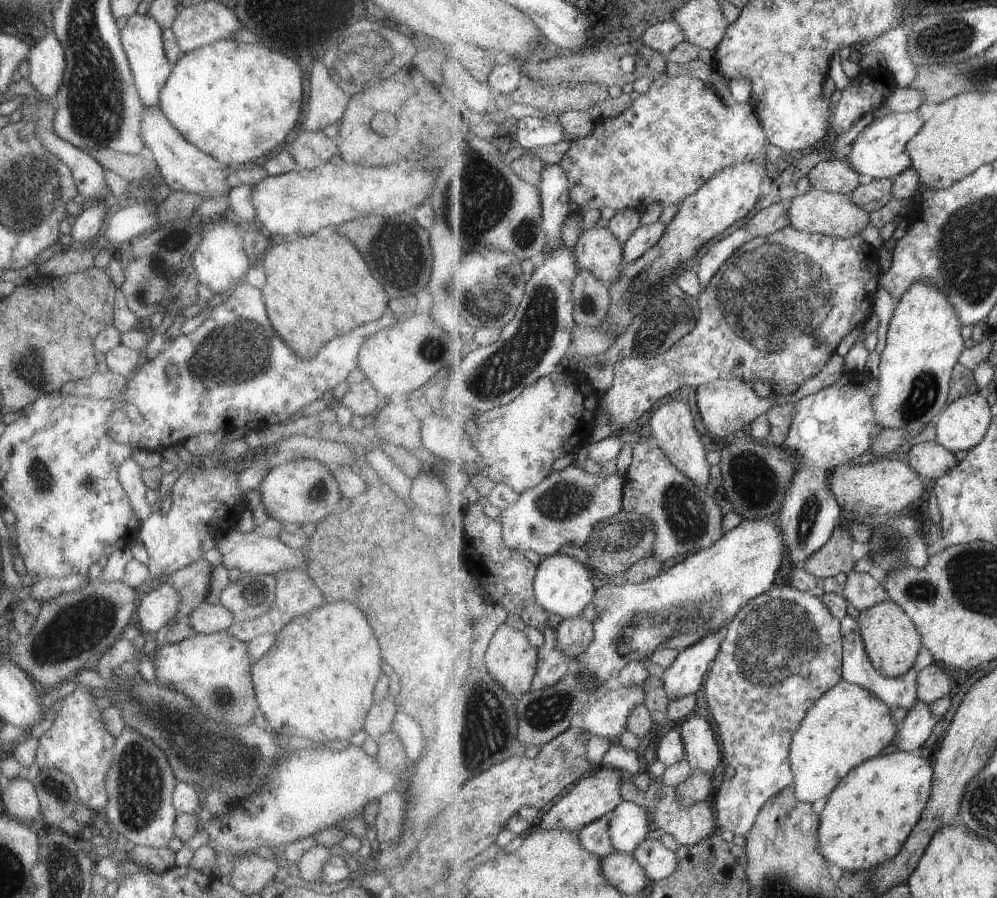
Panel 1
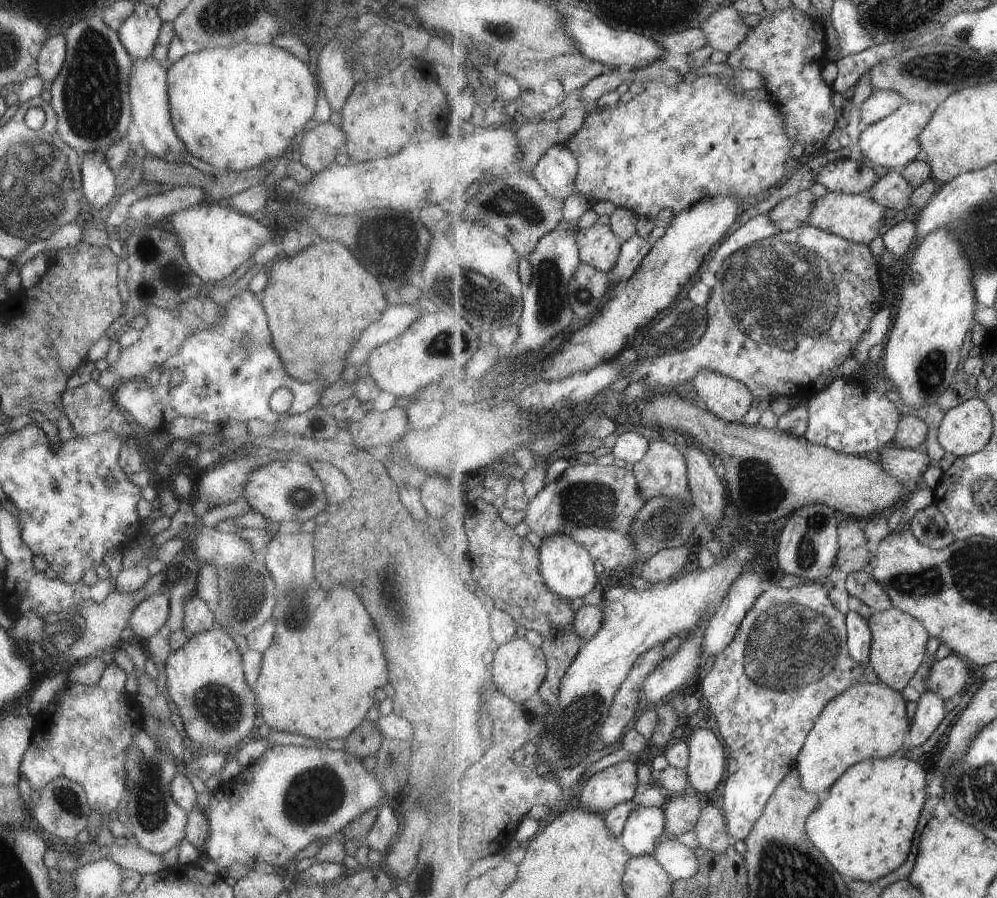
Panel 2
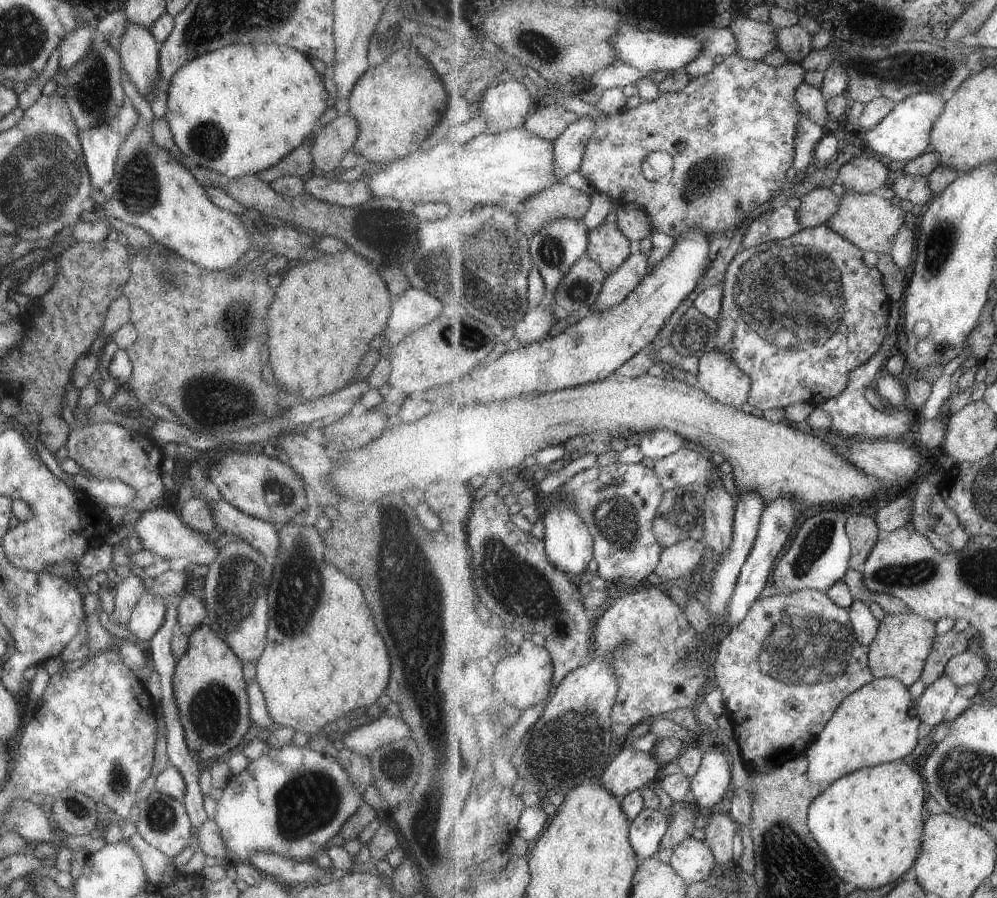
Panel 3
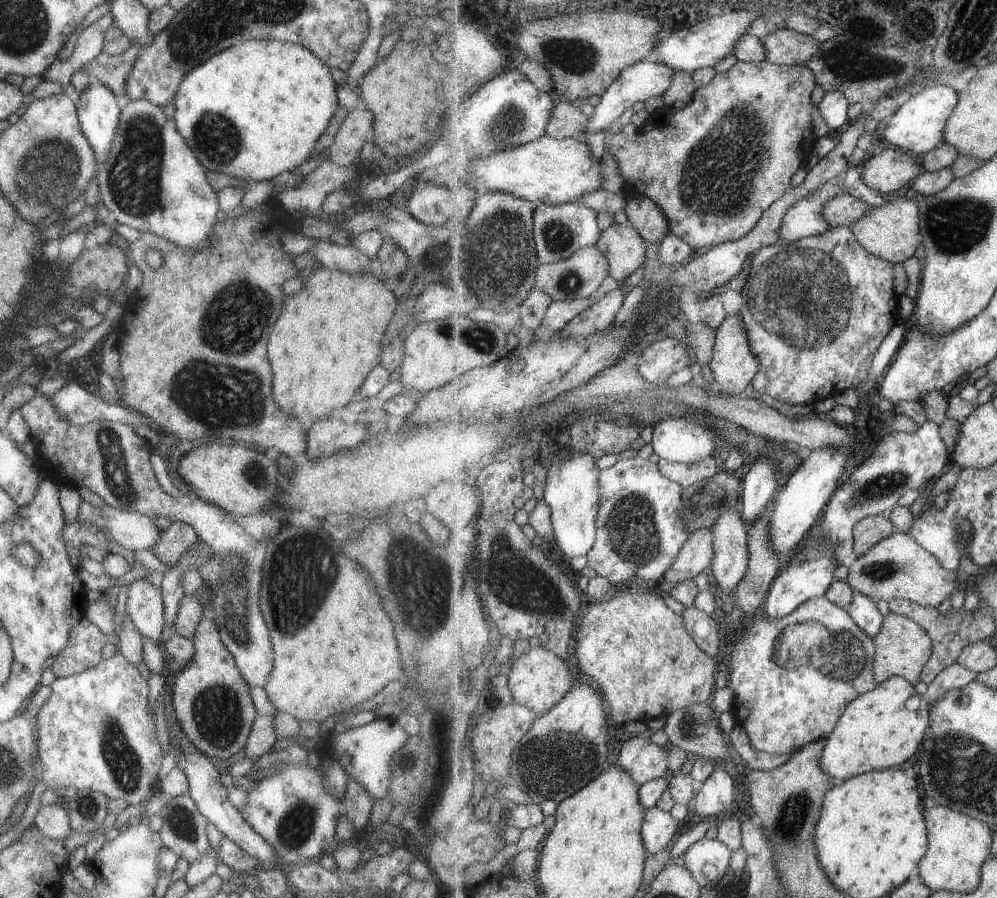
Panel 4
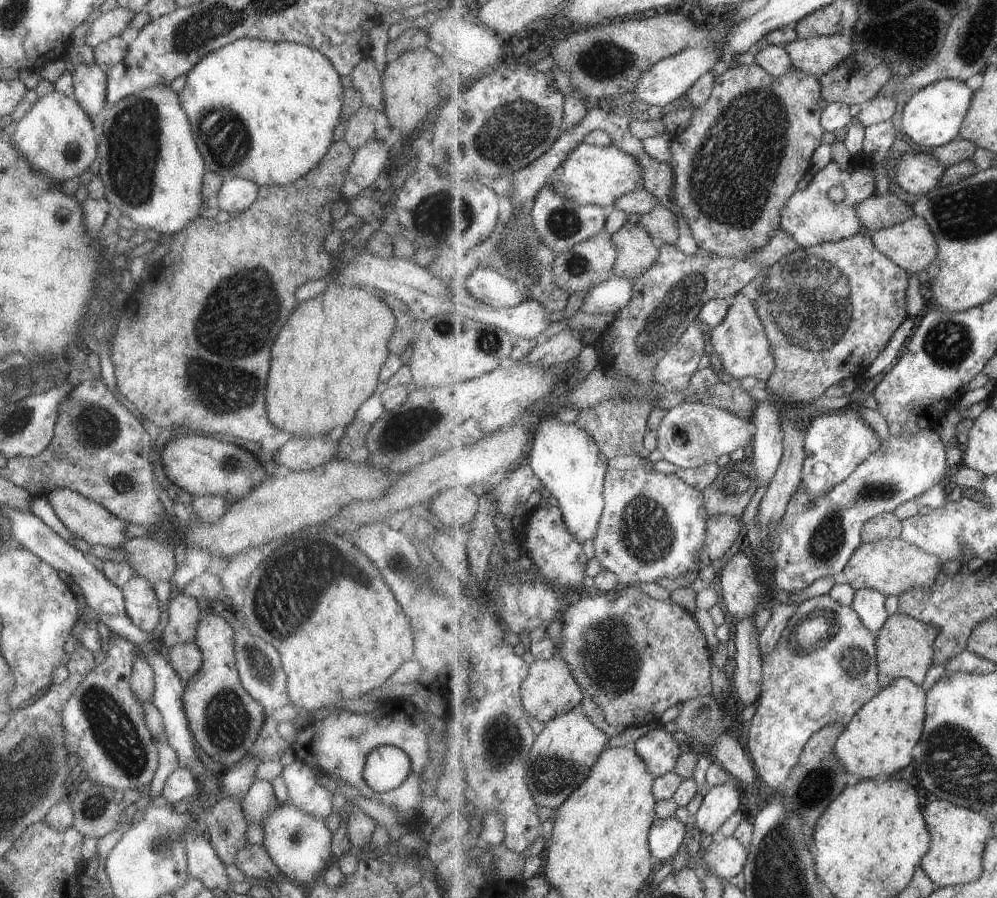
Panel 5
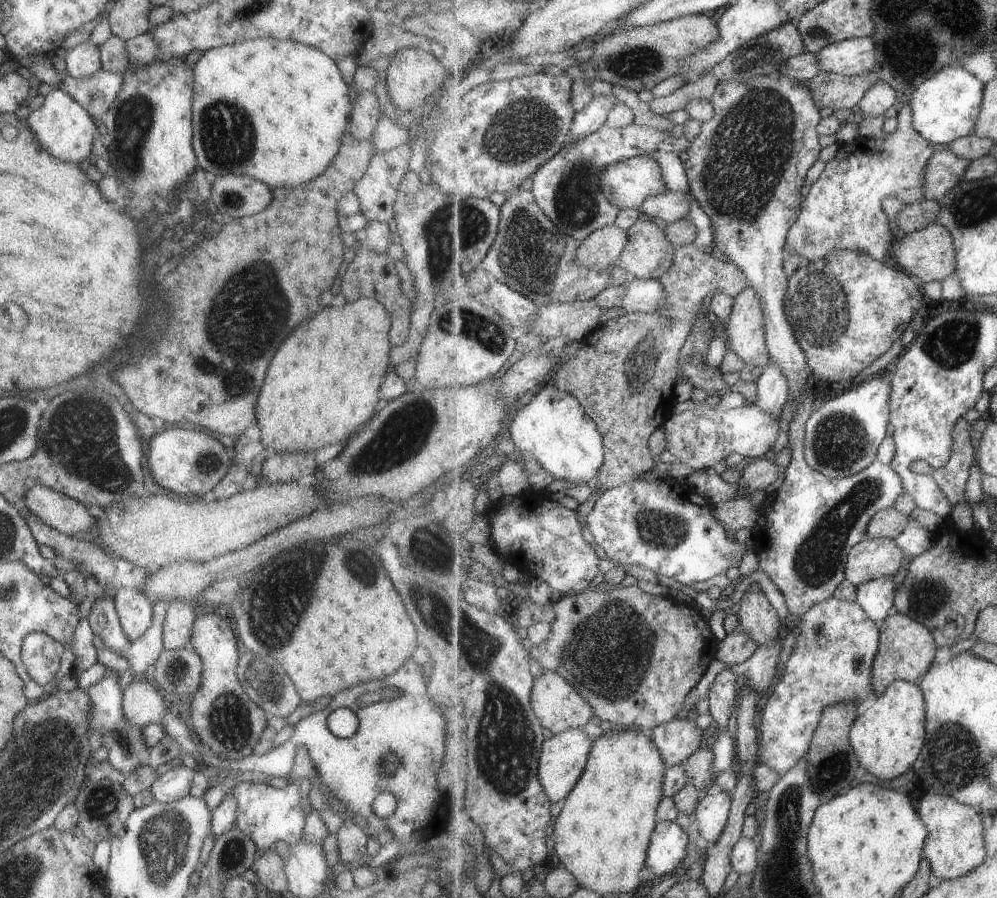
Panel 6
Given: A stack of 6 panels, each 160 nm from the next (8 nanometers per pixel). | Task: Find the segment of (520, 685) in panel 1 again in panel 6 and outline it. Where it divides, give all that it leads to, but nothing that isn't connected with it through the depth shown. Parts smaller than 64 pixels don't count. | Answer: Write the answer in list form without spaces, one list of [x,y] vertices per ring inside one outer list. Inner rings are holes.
[[[545,669],[541,676],[534,680],[531,706],[541,725],[553,734],[569,730],[569,728],[584,728],[585,724],[591,722],[593,716],[596,716],[588,700],[555,670]]]

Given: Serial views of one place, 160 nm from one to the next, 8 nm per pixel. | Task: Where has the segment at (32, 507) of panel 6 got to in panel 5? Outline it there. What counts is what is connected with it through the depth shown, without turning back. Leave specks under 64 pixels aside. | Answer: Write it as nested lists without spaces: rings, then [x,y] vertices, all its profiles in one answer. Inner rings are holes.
[[[55,489],[46,494],[46,501],[51,506],[55,516],[67,528],[69,534],[75,538],[82,538],[90,546],[101,544],[107,548],[117,548],[123,539],[123,526],[127,524],[119,517],[108,513],[96,502],[77,494],[69,489]]]

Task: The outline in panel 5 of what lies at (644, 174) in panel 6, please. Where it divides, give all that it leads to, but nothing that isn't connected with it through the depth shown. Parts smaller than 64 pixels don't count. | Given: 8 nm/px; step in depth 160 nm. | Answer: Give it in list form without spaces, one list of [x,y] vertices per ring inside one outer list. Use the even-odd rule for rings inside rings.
[[[584,142],[577,144],[575,150],[571,150],[563,164],[562,172],[547,186],[555,188],[557,194],[571,198],[573,202],[585,206],[586,204],[603,205],[608,210],[613,209],[613,204],[623,196],[637,191],[639,184],[644,182],[642,167],[625,149],[610,146],[591,145]]]

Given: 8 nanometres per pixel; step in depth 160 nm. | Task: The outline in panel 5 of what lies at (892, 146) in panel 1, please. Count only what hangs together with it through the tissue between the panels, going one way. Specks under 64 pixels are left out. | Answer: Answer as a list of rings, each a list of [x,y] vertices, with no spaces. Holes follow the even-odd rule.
[[[960,79],[941,80],[917,91],[903,108],[900,135],[923,148],[937,149],[954,142],[961,135],[961,126],[964,126],[975,91]]]

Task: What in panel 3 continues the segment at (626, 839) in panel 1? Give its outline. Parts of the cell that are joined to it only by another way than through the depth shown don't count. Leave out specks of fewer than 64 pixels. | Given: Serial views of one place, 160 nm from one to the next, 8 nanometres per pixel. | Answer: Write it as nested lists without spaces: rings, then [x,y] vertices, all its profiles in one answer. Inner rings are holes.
[[[643,810],[629,824],[629,842],[640,859],[654,857],[668,834],[670,820],[659,810]]]

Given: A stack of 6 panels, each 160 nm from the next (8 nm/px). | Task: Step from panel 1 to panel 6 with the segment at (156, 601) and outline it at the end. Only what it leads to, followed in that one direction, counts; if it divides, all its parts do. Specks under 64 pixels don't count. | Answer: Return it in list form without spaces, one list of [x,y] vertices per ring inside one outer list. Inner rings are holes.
[[[123,586],[111,598],[125,638],[133,642],[151,624],[152,602],[138,589]]]

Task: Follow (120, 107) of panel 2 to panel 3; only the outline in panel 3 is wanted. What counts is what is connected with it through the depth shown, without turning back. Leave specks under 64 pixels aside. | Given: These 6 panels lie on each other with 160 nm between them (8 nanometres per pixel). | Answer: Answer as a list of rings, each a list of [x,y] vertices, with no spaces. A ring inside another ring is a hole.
[[[93,34],[93,43],[89,46],[87,54],[81,56],[73,66],[67,69],[65,76],[67,84],[59,86],[57,93],[65,102],[77,132],[115,121],[117,110],[124,101],[120,78],[120,57],[118,51],[113,46],[109,46],[109,42],[105,42],[103,34]]]

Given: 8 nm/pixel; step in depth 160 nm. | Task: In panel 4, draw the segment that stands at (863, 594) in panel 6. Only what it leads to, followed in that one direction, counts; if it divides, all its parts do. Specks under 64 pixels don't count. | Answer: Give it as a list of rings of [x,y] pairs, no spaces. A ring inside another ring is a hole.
[[[857,593],[851,605],[846,608],[855,623],[871,638],[877,637],[882,630],[884,619],[879,606],[869,596]]]

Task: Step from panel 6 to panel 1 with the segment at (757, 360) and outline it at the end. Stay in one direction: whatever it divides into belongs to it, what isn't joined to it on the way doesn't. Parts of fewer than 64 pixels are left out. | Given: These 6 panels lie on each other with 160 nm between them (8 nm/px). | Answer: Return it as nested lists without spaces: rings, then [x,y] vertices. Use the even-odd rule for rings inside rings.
[[[717,379],[697,388],[696,404],[703,420],[704,432],[712,438],[714,436],[726,438],[731,432],[734,435],[741,432],[745,424],[749,424],[761,414],[767,414],[778,402],[769,397],[757,396],[757,392],[753,390],[753,386],[749,381]]]

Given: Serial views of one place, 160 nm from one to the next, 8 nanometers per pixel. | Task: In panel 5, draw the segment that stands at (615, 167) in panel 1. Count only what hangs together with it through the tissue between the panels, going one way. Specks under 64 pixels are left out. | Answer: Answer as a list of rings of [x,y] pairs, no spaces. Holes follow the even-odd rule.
[[[753,63],[751,66],[739,65],[735,68],[731,67],[722,76],[716,78],[716,86],[713,88],[713,93],[711,98],[707,100],[707,104],[695,109],[691,124],[670,140],[671,156],[668,160],[671,168],[673,168],[671,172],[673,172],[673,182],[675,182],[675,188],[673,188],[675,202],[677,202],[679,210],[681,210],[681,214],[689,220],[693,238],[697,240],[697,244],[699,244],[703,253],[745,260],[749,254],[752,254],[755,250],[761,250],[761,248],[765,248],[769,244],[769,240],[773,238],[773,234],[781,226],[785,204],[787,204],[789,198],[793,197],[793,194],[798,192],[799,182],[808,174],[811,158],[813,158],[815,150],[821,146],[824,133],[823,123],[821,122],[822,110],[821,106],[819,106],[821,99],[822,87],[819,78],[795,68],[787,70],[787,74],[772,76],[763,67]]]

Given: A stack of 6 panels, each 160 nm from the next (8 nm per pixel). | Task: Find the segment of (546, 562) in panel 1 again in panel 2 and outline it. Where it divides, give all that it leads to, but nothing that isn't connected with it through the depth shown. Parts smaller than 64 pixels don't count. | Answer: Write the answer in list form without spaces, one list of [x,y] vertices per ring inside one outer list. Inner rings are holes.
[[[557,533],[542,539],[539,549],[540,569],[546,585],[559,596],[577,600],[597,588],[597,572],[593,555],[567,533]]]

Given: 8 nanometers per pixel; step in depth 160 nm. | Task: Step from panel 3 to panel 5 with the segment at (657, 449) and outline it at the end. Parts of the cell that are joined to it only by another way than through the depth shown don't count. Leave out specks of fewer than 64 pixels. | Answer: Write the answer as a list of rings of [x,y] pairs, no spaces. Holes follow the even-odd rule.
[[[685,402],[666,412],[656,431],[663,458],[679,469],[693,469],[715,463],[721,456],[729,456],[739,448],[747,448],[754,441],[756,426],[752,420],[745,420],[725,408]]]

